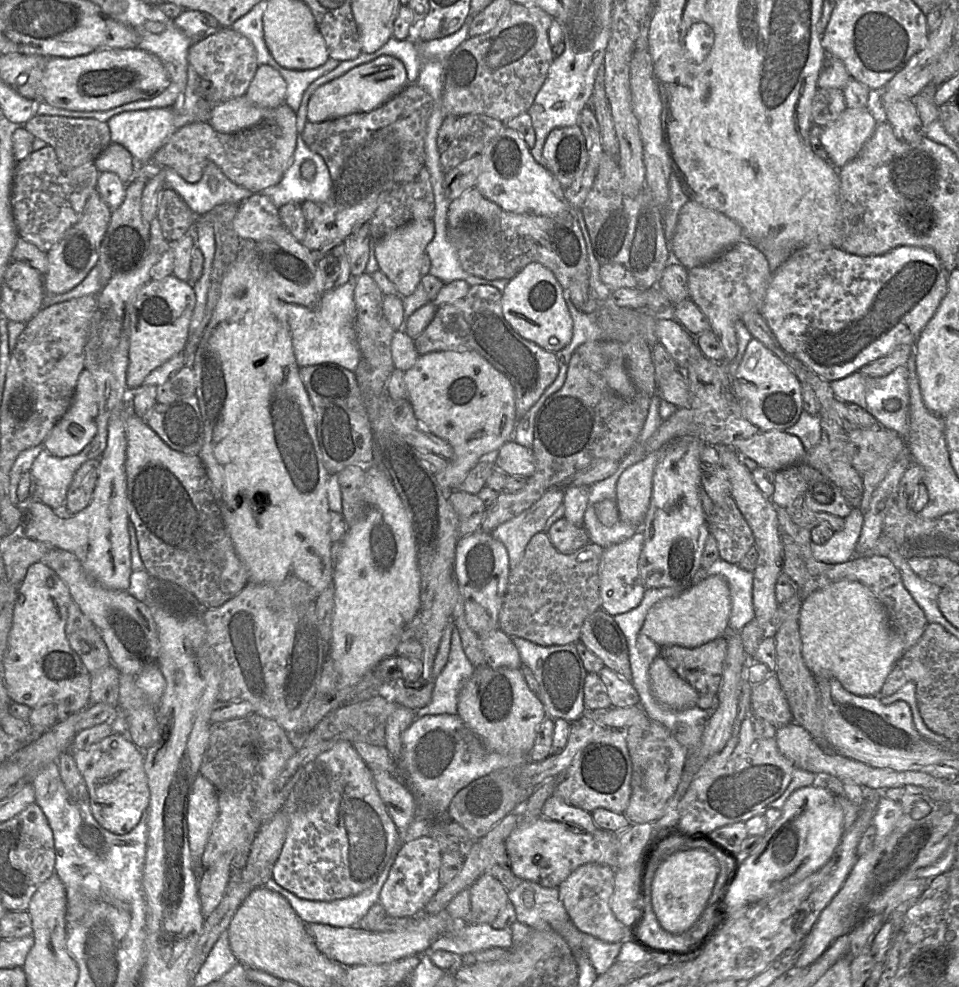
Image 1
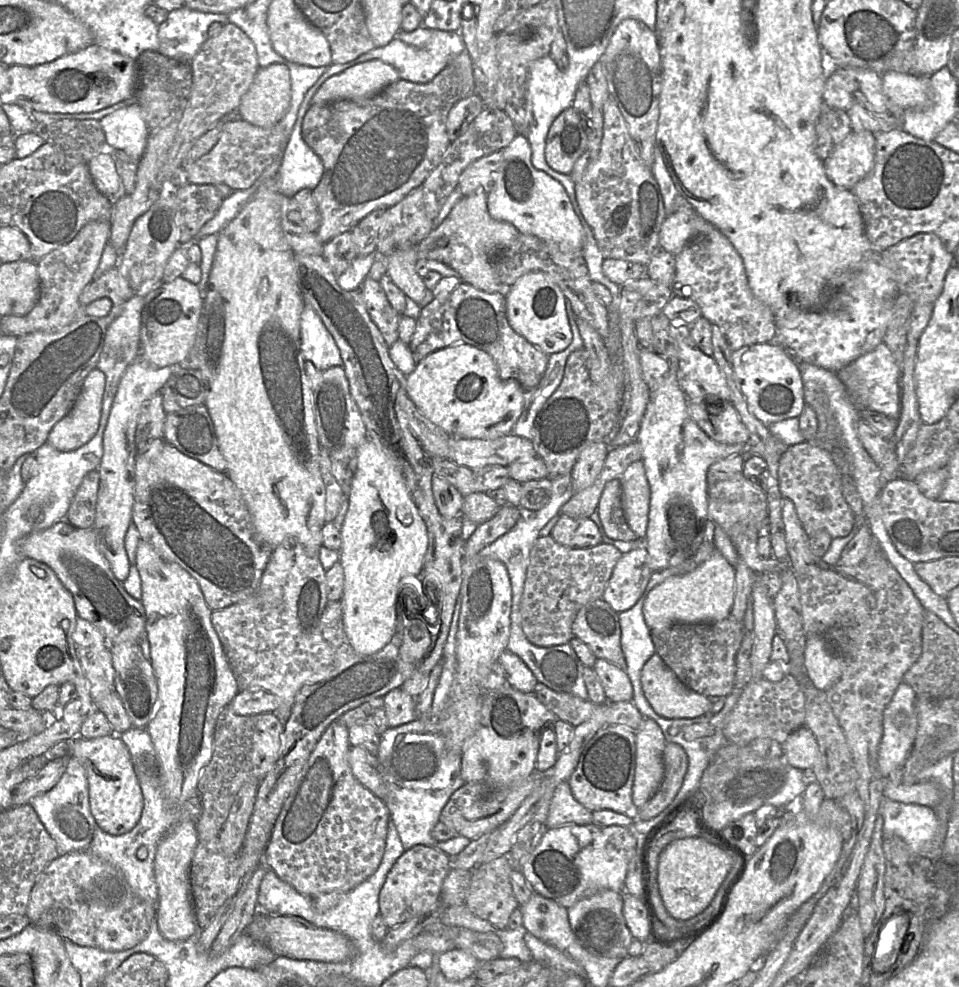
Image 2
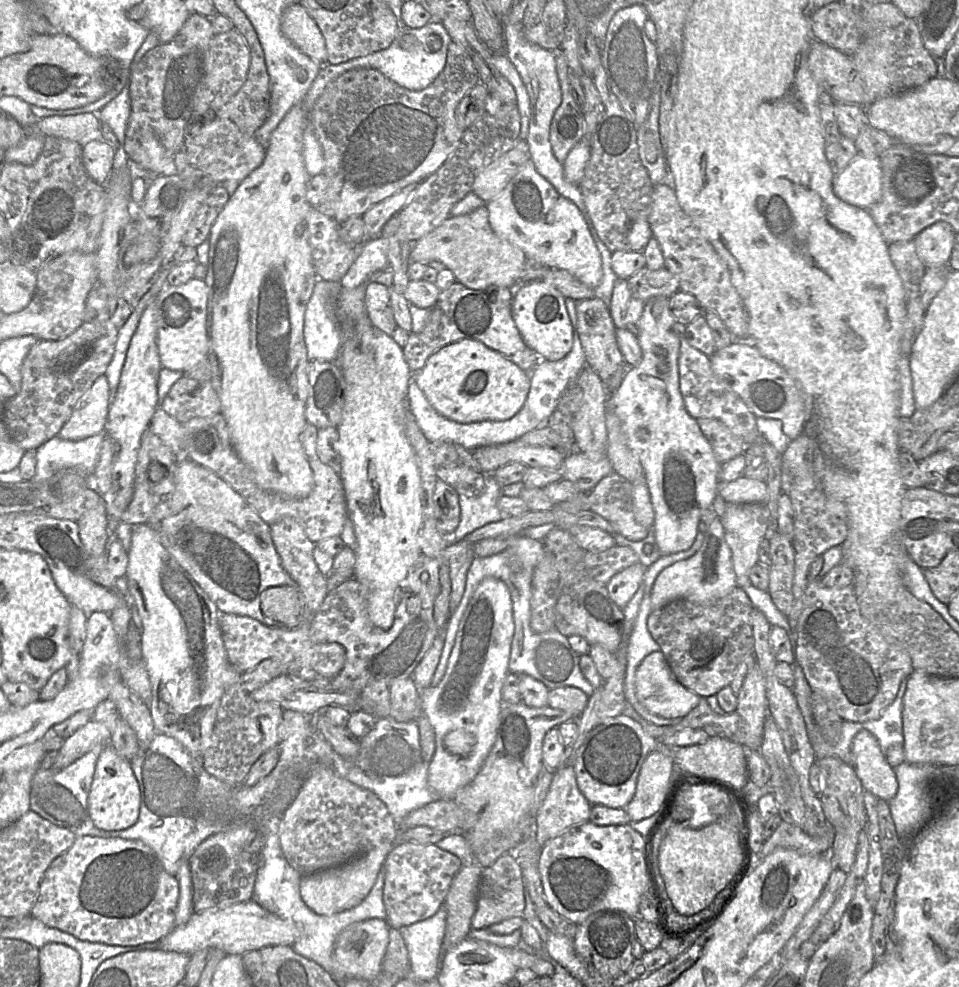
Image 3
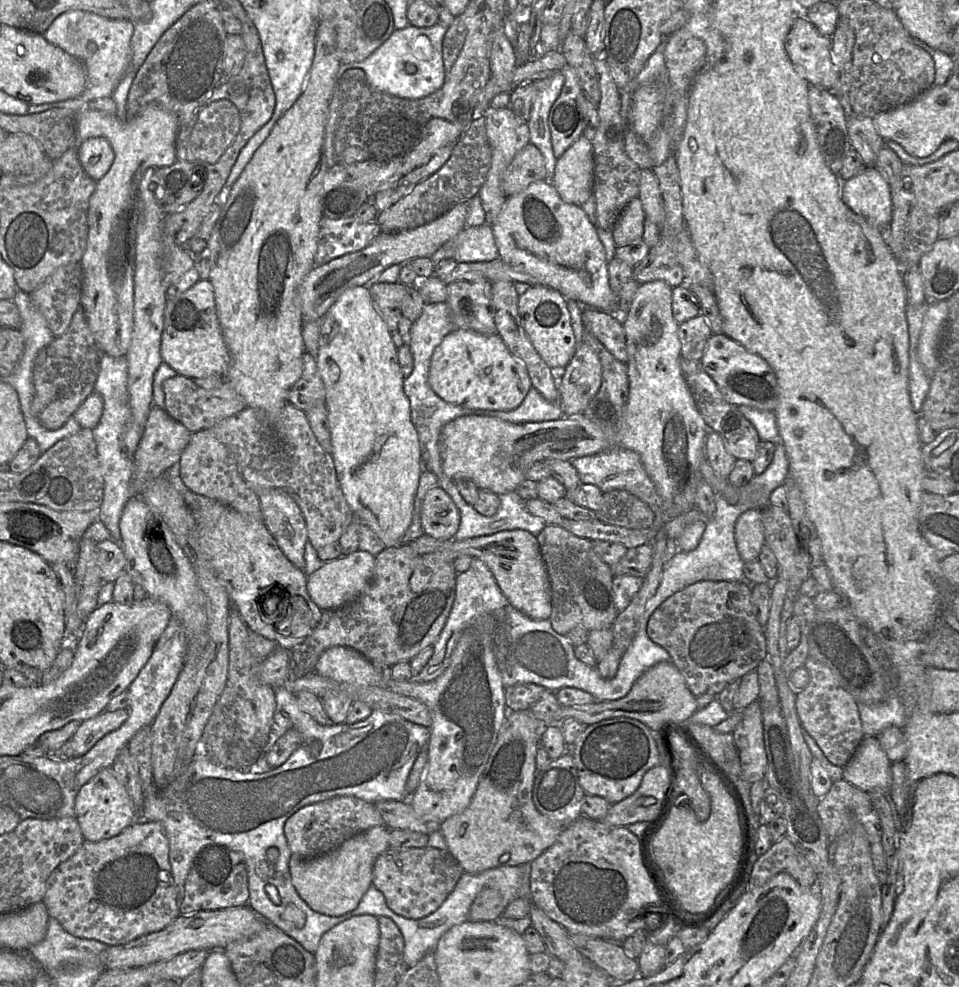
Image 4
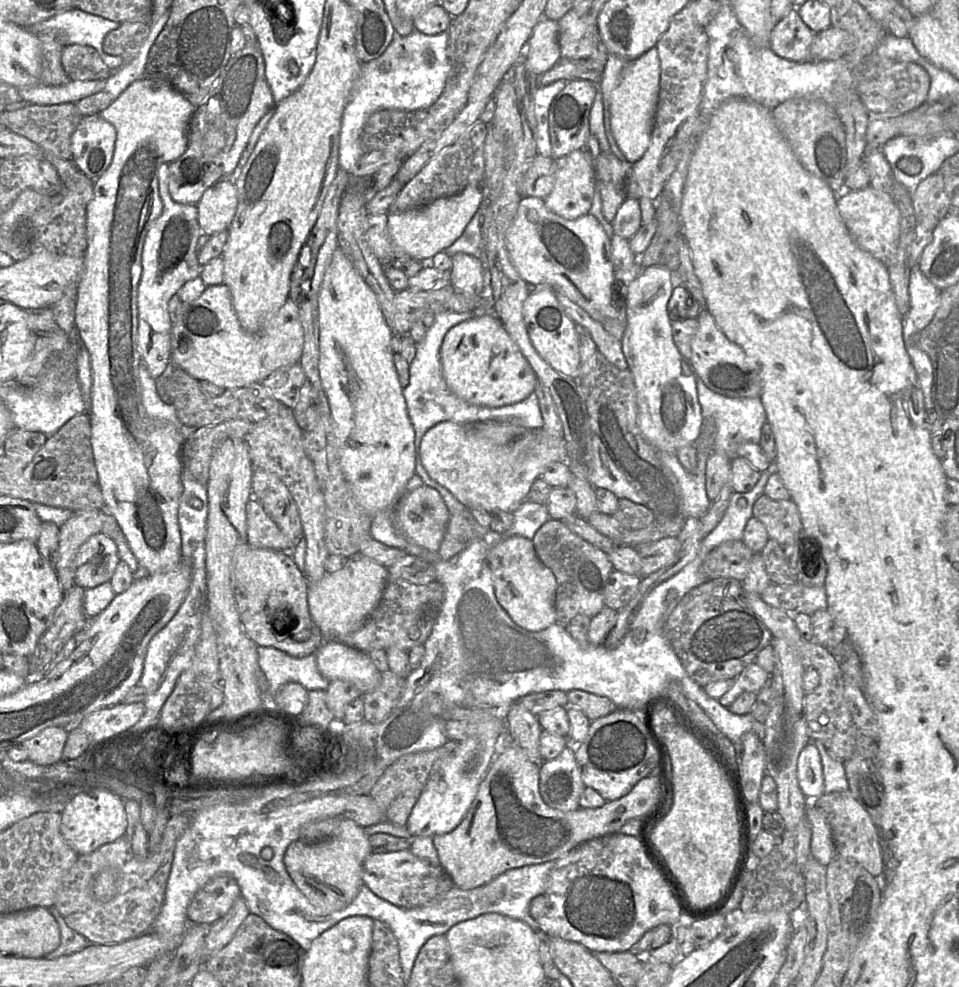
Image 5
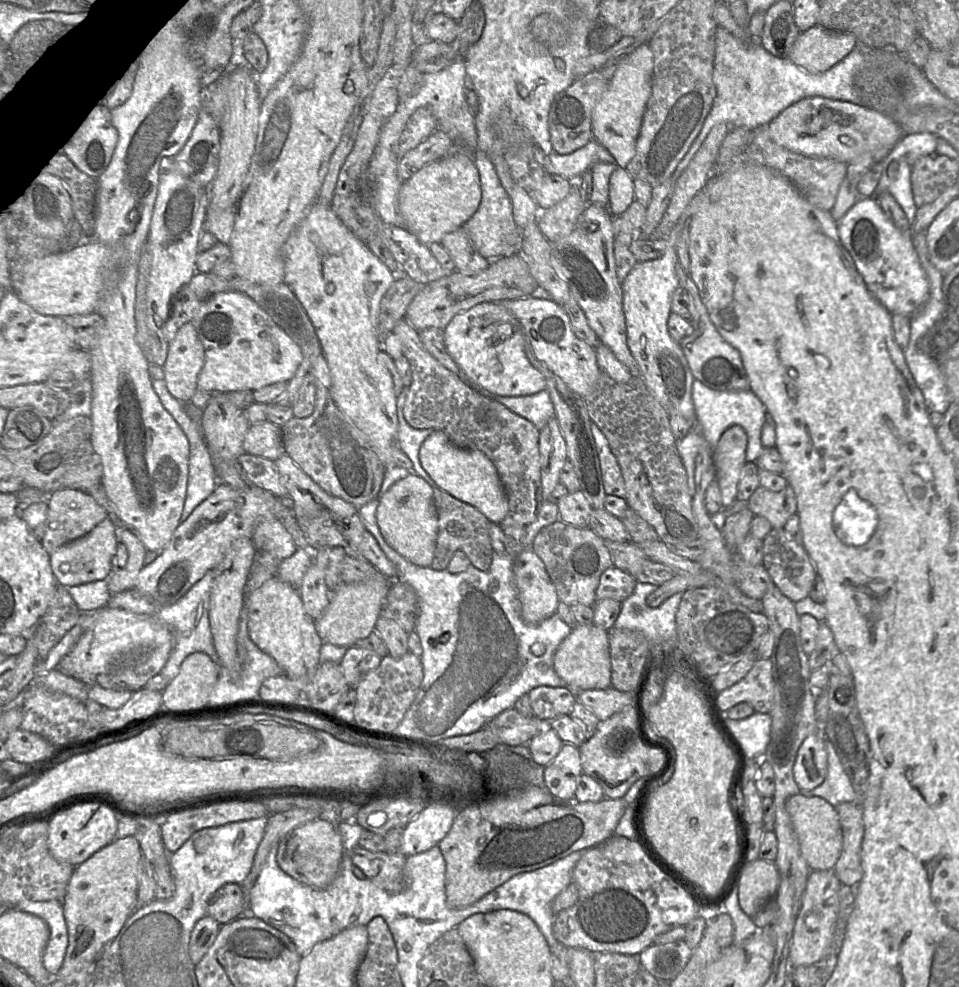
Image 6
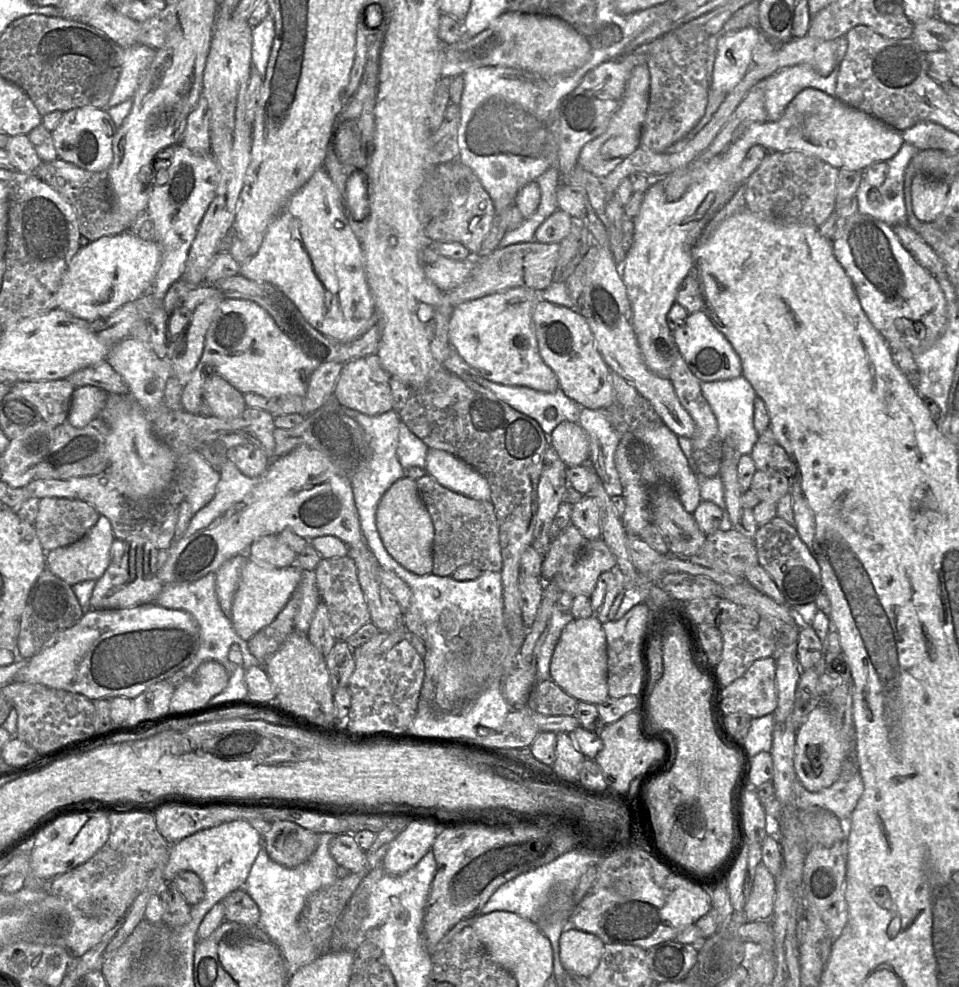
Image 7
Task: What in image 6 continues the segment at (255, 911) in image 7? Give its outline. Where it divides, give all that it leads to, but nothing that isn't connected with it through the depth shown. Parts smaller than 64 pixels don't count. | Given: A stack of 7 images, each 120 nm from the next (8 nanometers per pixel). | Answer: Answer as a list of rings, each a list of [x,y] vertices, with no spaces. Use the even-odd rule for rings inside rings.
[[[227,883],[210,898],[206,916],[212,917],[220,925],[224,925],[231,923],[245,913],[249,913],[249,910],[247,910],[241,886]]]

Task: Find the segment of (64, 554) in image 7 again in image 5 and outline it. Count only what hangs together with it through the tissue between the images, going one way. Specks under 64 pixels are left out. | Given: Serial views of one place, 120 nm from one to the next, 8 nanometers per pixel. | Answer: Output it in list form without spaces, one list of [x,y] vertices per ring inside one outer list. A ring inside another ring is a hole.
[[[107,534],[92,535],[74,557],[74,585],[91,589],[110,581],[119,561],[117,545]]]

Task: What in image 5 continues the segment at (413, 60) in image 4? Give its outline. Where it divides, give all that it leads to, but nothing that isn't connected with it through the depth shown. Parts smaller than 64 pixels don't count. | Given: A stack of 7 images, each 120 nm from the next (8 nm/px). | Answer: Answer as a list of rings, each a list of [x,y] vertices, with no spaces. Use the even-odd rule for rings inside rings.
[[[414,28],[409,35],[396,35],[379,58],[362,64],[342,117],[339,168],[346,172],[359,169],[359,161],[364,155],[360,135],[366,121],[373,113],[385,109],[421,110],[437,101],[450,72],[448,41],[448,31],[426,35]]]

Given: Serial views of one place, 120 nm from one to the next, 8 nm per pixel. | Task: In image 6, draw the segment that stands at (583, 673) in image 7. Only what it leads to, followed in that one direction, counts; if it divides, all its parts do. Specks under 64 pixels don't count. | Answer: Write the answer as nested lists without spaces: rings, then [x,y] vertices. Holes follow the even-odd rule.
[[[594,624],[577,625],[559,645],[553,666],[557,675],[574,693],[606,689],[611,686],[611,660],[607,630]]]

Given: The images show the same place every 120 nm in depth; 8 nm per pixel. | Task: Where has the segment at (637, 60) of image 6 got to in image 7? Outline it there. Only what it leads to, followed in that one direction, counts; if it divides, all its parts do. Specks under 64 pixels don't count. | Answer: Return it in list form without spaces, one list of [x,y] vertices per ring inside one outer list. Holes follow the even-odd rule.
[[[647,64],[633,68],[622,102],[610,120],[608,128],[600,136],[589,141],[581,150],[577,166],[591,172],[595,166],[613,158],[623,158],[632,154],[640,144],[641,130],[649,105],[650,74]]]

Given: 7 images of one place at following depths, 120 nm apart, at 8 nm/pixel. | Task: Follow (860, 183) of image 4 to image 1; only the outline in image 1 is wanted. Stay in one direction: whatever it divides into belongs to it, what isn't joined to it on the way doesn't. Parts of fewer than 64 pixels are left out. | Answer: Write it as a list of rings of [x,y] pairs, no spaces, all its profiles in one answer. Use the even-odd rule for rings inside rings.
[[[847,107],[835,121],[821,127],[820,140],[828,161],[839,169],[856,157],[879,121],[868,108]]]

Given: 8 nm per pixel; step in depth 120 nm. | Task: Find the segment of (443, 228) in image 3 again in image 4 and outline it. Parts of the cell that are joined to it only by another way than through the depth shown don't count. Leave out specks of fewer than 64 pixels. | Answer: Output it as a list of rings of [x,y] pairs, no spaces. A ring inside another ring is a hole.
[[[486,222],[477,227],[466,226],[450,244],[454,259],[461,262],[489,262],[501,259],[494,239],[491,225]]]

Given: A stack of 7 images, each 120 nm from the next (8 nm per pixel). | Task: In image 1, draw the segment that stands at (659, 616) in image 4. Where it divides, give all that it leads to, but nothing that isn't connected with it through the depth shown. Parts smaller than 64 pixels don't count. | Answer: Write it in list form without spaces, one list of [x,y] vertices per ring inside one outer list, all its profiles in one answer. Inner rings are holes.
[[[726,636],[698,647],[660,646],[660,655],[668,665],[700,694],[718,694],[727,652]]]

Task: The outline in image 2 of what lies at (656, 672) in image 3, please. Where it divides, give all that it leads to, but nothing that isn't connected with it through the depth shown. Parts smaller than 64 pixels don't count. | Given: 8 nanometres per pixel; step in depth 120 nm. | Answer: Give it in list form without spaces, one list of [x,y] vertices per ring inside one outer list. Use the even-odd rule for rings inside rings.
[[[658,653],[643,666],[641,684],[651,707],[665,718],[695,718],[711,710],[709,698],[684,685]]]

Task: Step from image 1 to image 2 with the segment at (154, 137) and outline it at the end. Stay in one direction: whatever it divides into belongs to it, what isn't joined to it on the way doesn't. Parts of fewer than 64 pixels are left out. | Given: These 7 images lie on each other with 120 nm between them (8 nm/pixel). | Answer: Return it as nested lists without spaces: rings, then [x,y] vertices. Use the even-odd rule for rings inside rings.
[[[137,103],[118,109],[99,122],[105,134],[107,149],[124,151],[131,161],[138,160],[143,155],[148,129]]]

